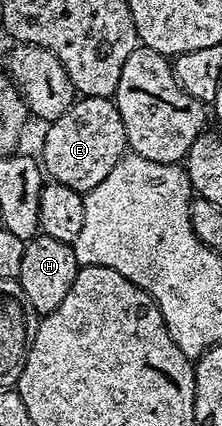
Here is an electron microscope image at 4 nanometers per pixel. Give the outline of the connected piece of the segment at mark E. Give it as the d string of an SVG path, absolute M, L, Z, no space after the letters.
M86 96L71 104L66 114L51 121L46 134L42 168L55 183L86 194L94 190L94 186L98 186L110 170L114 170L127 148L126 130L122 126L122 114L118 114L115 99Z

